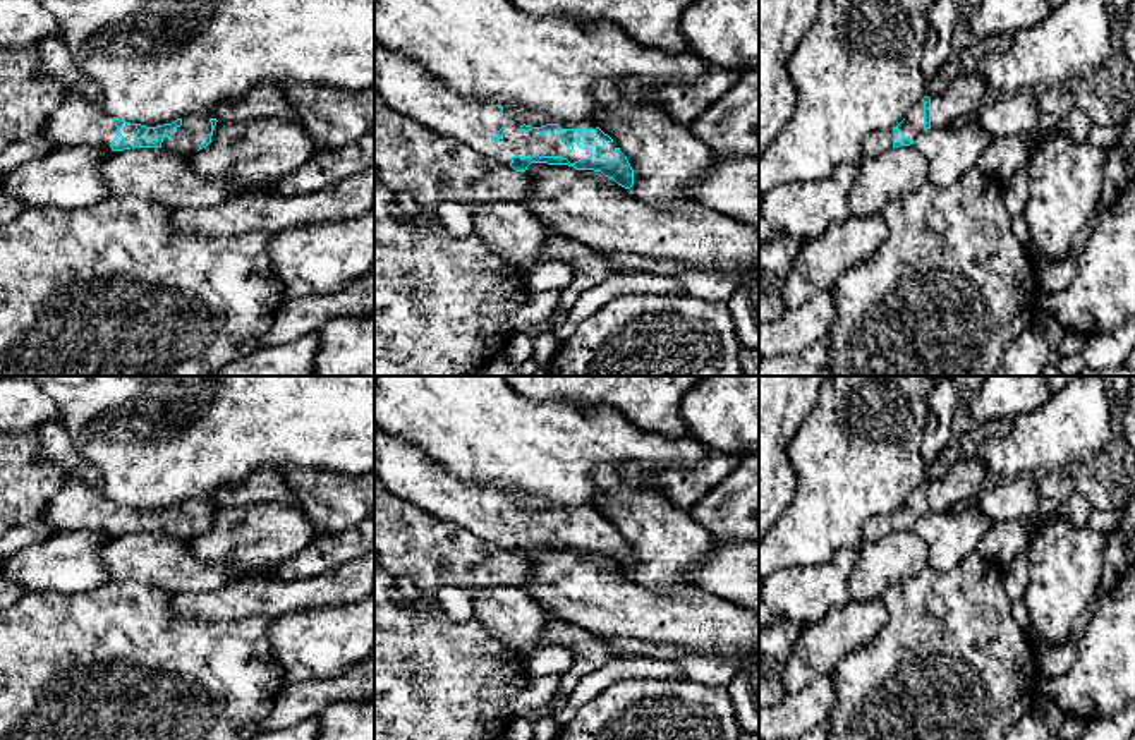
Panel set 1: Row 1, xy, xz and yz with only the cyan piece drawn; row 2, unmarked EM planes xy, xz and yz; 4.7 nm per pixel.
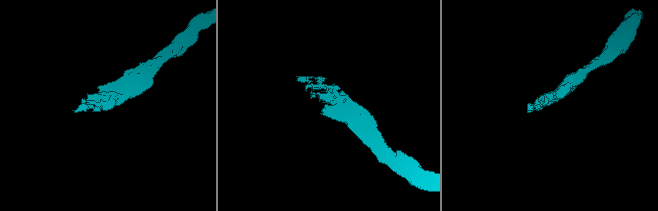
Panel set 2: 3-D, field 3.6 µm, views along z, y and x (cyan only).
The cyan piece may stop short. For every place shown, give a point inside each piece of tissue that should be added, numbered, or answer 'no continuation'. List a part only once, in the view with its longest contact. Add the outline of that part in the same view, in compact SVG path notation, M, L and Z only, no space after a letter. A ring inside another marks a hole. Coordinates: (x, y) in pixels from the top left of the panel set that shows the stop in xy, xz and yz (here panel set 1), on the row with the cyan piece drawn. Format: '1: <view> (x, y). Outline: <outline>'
1: xz (406, 84). Outline: M376 36L374 88L404 117L505 165L513 156L532 155L563 156L570 163L591 158L591 149L579 148L577 139L570 151L561 136L541 136L537 129L525 132L512 112L458 94L412 57L385 48Z

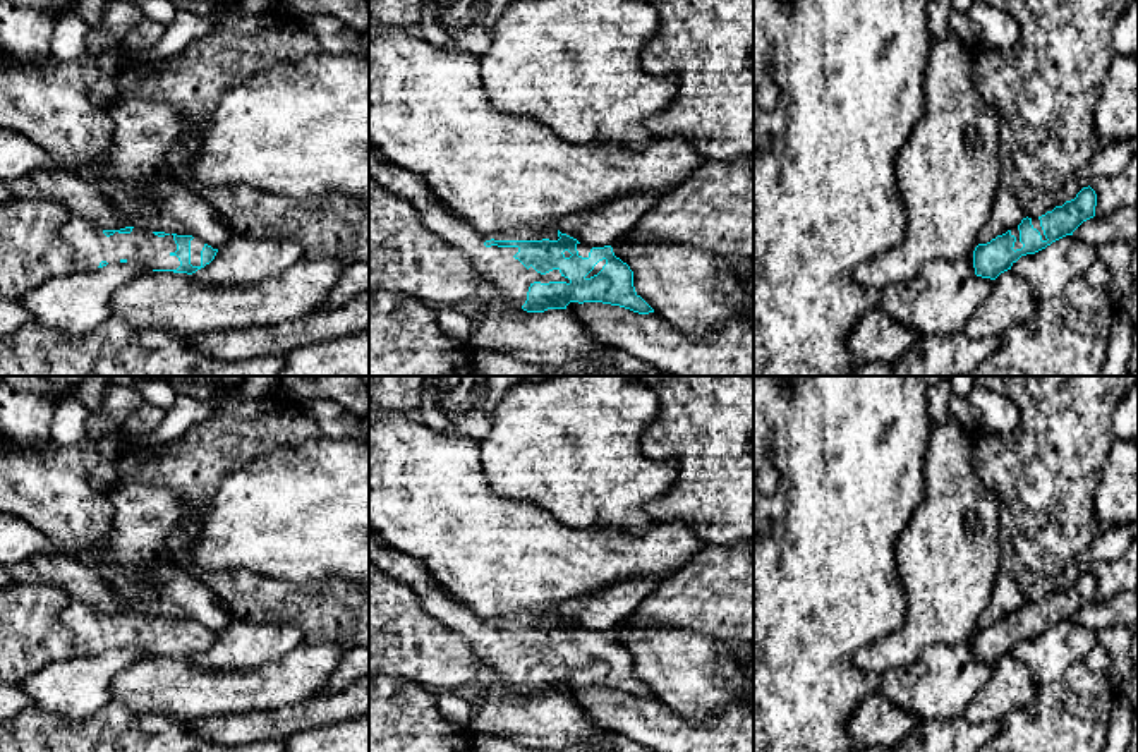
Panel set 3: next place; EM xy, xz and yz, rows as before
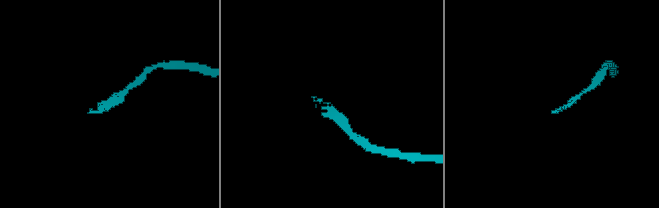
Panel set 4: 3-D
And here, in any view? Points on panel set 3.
1: xz (507, 277). Outline: M369 144L369 175L390 194L407 201L419 215L421 221L450 244L462 249L481 273L482 280L498 295L515 307L527 300L529 287L534 282L566 282L560 270L546 275L532 266L527 270L513 256L518 247L486 247L486 240L558 240L558 223L527 227L517 232L486 235L465 218L446 208L431 187L415 173L395 167L376 148Z

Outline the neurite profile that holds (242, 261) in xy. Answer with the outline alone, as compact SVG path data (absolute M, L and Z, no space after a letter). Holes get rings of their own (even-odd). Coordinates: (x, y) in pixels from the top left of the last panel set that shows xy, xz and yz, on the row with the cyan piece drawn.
M233 233L215 259L192 273L192 278L209 287L252 287L283 273L302 258L304 251L294 240Z

